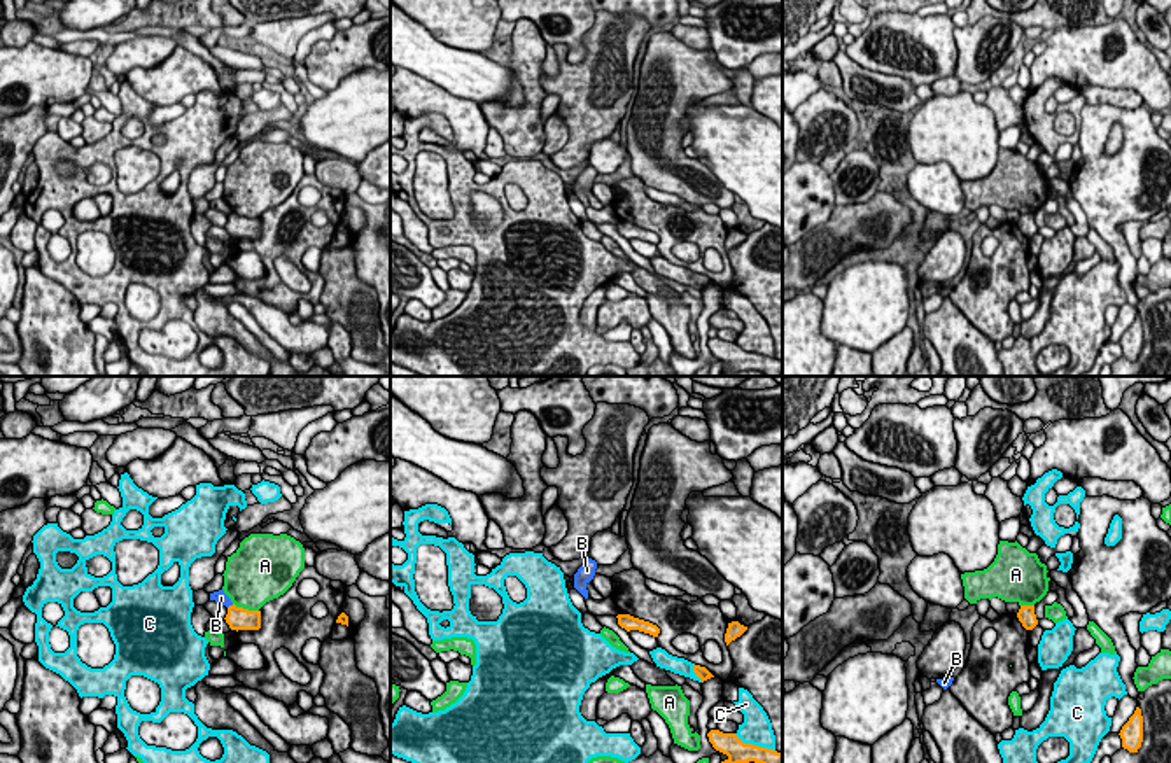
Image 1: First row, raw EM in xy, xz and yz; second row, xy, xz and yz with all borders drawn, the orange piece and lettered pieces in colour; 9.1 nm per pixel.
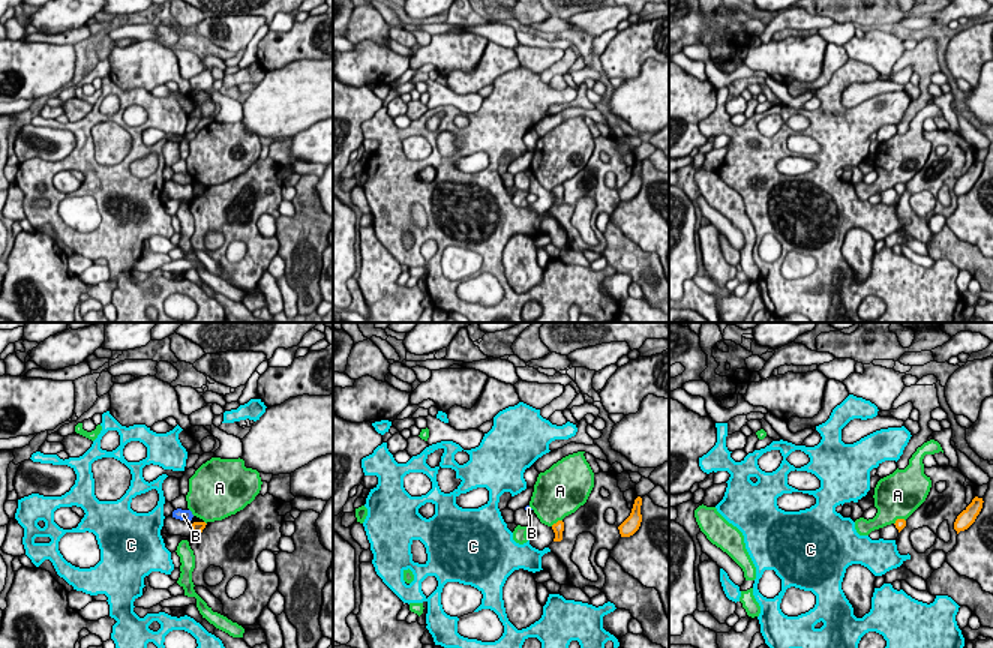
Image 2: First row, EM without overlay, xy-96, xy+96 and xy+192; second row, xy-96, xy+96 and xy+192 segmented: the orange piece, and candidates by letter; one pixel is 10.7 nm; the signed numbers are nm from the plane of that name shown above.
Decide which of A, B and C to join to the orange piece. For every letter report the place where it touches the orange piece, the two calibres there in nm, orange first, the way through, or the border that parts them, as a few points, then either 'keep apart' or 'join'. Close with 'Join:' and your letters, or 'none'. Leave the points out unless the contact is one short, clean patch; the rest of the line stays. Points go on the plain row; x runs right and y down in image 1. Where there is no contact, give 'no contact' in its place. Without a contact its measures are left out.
A: contact xy (245, 217); calibres 220 and 460 nm; keep apart
B: contact xy (230, 214); calibres 220 and 120 nm; border xy (233, 212), (228, 216); keep apart
C: contact xz (694, 279); calibres 120 and 160 nm; keep apart
Join: none

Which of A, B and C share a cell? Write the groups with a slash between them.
A / B / C

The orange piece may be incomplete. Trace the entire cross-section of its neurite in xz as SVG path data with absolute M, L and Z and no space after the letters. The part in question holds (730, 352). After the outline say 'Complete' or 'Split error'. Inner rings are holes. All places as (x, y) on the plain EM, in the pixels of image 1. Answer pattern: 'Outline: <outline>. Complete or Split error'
Outline: M711 338L707 345L716 359L728 364L721 369L723 376L749 369L761 371L768 376L782 376L782 362L774 357L744 352L735 341L723 341L719 338Z. Complete

